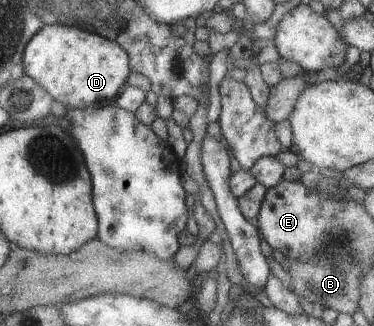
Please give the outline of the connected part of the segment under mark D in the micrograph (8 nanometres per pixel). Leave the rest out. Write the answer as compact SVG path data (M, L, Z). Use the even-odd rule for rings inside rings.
M45 25L26 46L25 70L66 108L114 102L132 72L128 50L102 34L76 26Z

